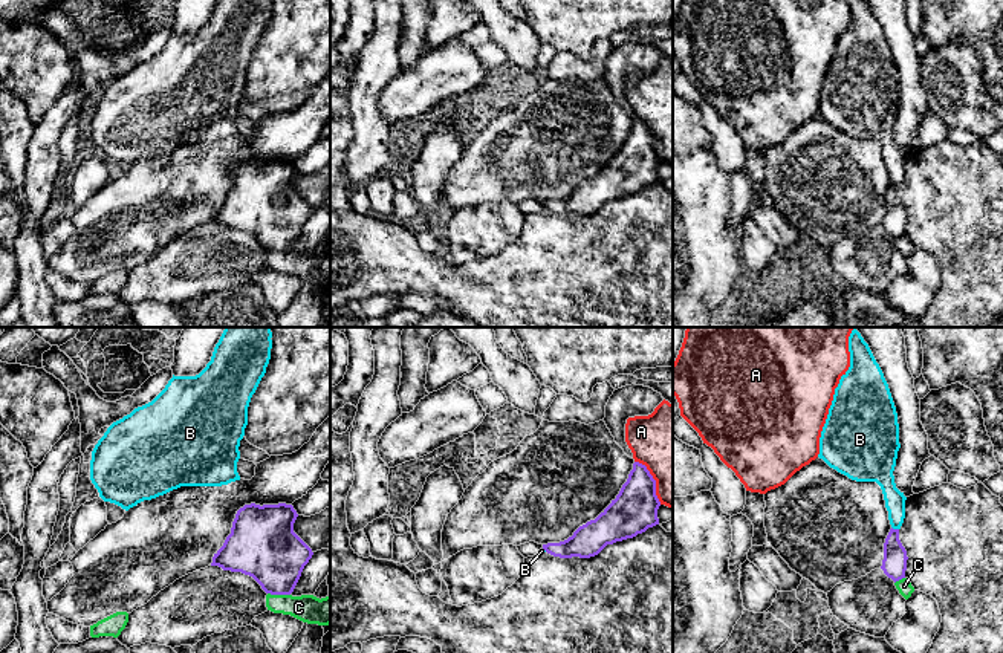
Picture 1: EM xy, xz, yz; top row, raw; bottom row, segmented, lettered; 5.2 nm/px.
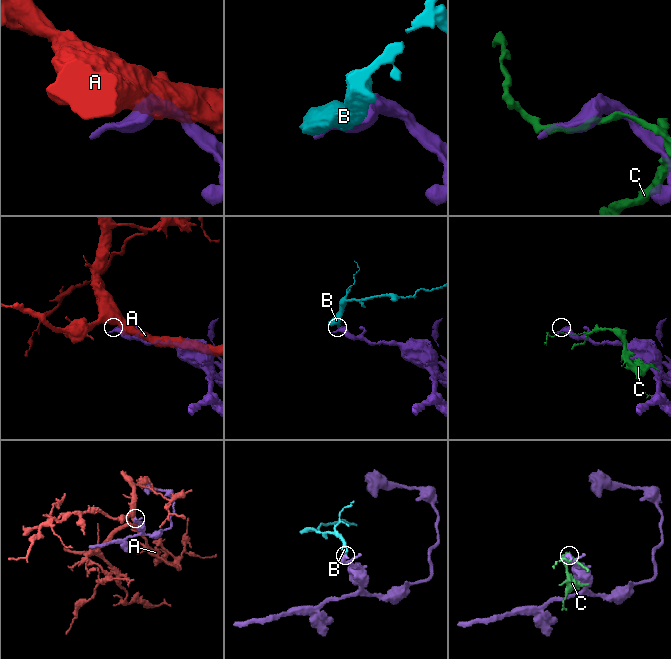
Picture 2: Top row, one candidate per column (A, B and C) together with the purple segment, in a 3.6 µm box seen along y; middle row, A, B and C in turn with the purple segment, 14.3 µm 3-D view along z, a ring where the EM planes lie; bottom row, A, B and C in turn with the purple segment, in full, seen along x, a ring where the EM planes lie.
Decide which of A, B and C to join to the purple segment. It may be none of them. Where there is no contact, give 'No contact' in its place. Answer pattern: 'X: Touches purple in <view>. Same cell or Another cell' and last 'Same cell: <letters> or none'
A: Touches purple in xz. Another cell
B: Touches purple in yz. Another cell
C: Touches purple in xy. Another cell
Same cell: none

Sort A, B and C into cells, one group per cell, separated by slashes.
A / B / C

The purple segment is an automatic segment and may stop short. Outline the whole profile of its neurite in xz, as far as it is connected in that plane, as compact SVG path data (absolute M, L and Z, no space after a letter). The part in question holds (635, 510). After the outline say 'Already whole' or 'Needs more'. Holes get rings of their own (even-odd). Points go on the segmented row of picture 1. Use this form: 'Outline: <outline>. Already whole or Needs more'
Outline: M635 462L615 500L595 518L579 526L572 537L543 549L560 558L590 558L607 544L633 538L659 525L656 480L645 465Z. Already whole

